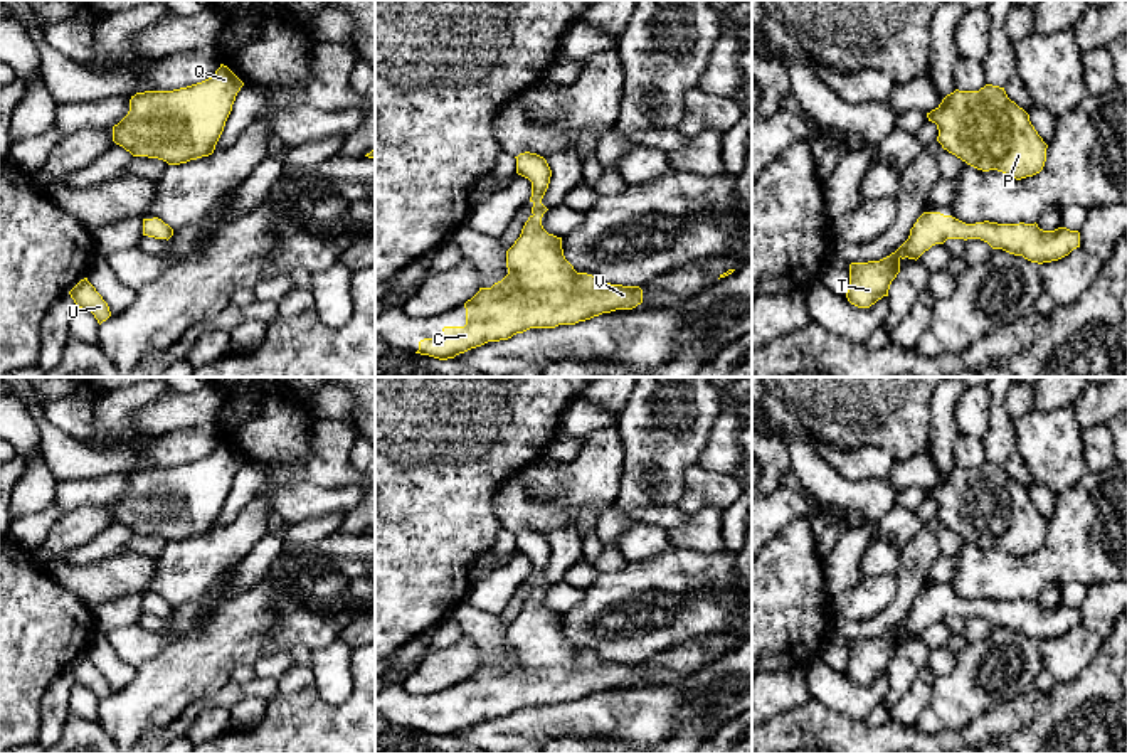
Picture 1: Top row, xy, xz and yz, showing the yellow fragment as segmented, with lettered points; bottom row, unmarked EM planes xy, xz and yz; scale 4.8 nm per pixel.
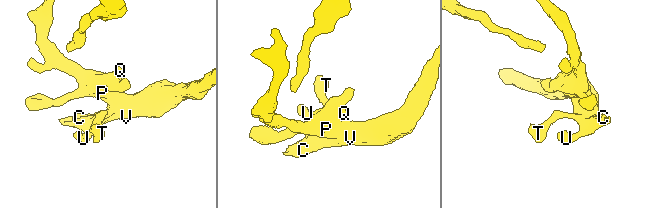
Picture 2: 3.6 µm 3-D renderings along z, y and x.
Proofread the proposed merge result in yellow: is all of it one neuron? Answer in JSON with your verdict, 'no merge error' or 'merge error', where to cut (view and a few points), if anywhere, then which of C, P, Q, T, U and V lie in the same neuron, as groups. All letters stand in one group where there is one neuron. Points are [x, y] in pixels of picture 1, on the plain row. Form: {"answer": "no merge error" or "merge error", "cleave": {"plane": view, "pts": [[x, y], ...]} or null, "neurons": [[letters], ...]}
{"answer": "no merge error", "cleave": null, "neurons": [["C", "P", "Q", "T", "U", "V"]]}

